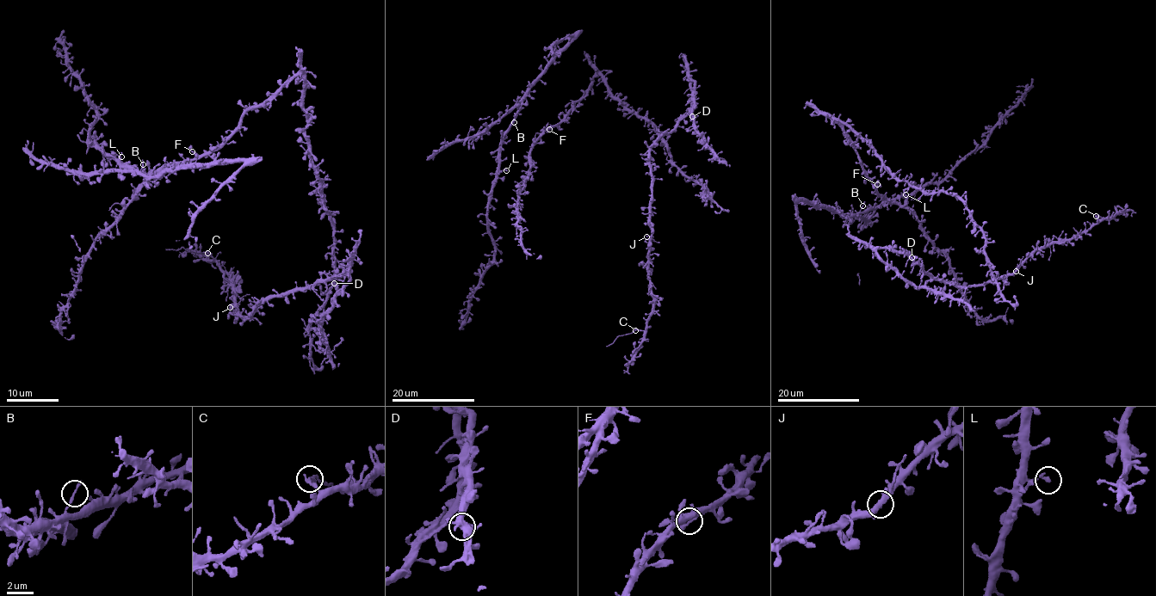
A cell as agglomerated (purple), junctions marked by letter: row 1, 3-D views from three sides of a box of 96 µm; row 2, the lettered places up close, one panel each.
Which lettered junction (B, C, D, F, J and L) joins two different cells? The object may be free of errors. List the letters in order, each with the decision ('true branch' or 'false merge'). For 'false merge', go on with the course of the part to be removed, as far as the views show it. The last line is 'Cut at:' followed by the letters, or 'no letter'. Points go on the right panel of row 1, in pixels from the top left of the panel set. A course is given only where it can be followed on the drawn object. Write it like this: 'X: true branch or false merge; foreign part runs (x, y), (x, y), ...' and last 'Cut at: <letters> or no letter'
B: true branch
C: false merge
D: true branch
F: true branch
J: true branch
L: true branch
Cut at: C

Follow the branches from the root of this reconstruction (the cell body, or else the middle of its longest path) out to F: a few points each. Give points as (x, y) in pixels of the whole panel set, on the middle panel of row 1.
F: (688, 176), (671, 160), (659, 132), (626, 111), (606, 82), (597, 77), (549, 129)

